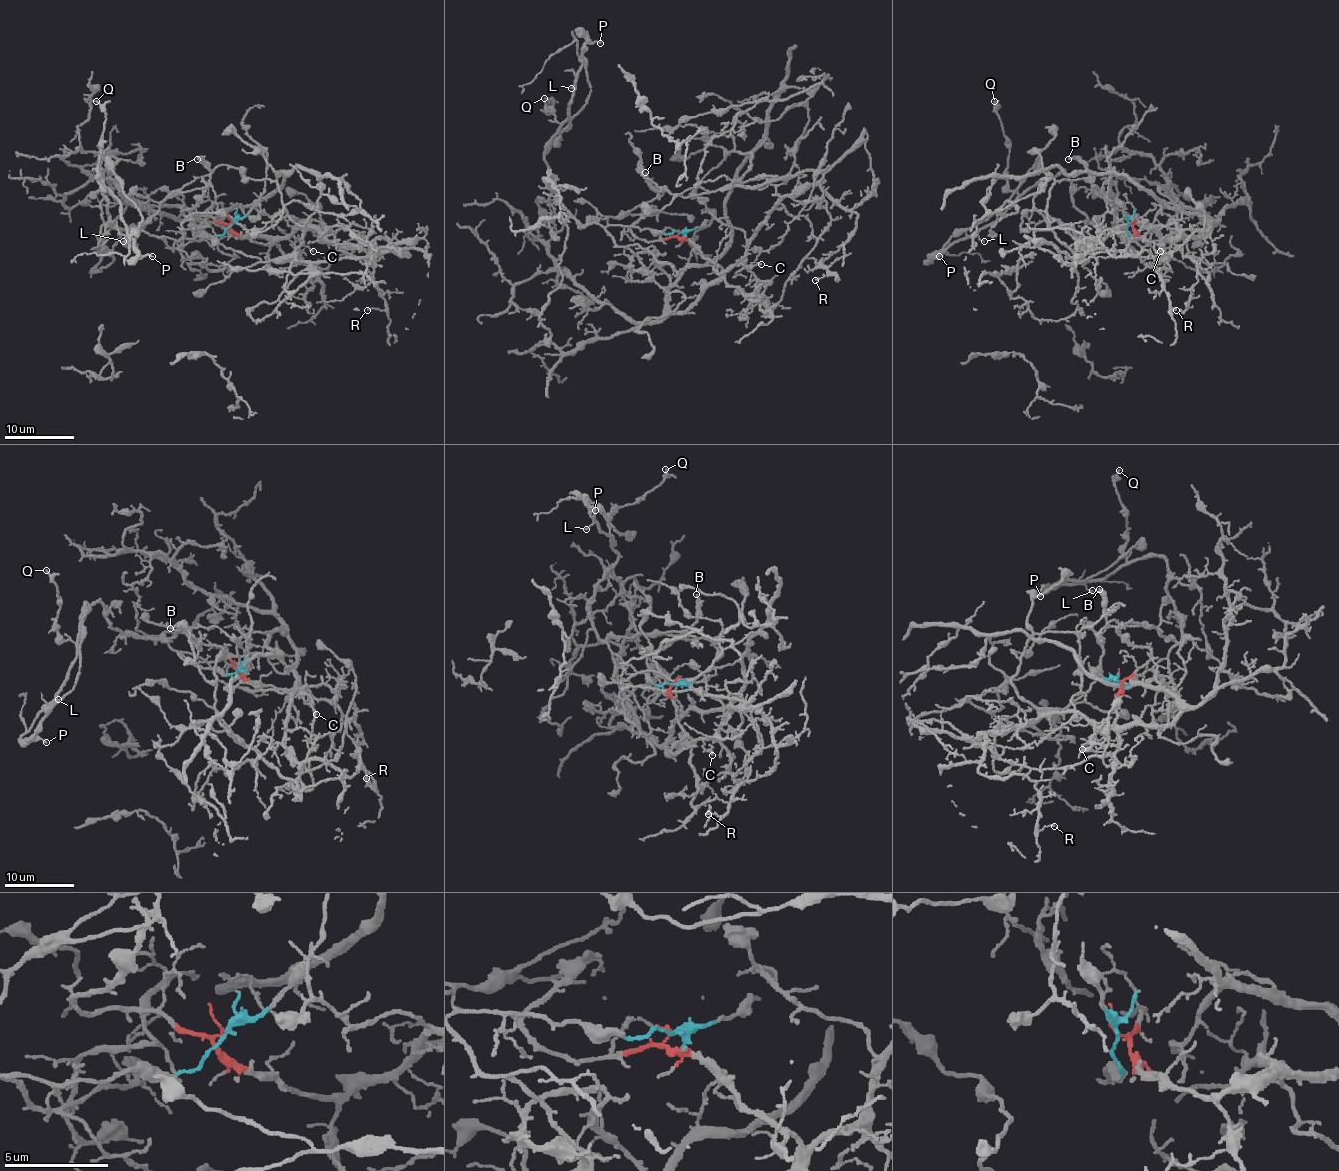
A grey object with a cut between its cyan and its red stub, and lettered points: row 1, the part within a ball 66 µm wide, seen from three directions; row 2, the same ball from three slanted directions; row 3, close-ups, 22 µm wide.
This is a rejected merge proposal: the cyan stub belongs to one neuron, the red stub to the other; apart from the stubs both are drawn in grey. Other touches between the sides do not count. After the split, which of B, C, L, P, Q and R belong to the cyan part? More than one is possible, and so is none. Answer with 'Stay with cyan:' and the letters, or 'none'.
Stay with cyan: B, L, P, Q

